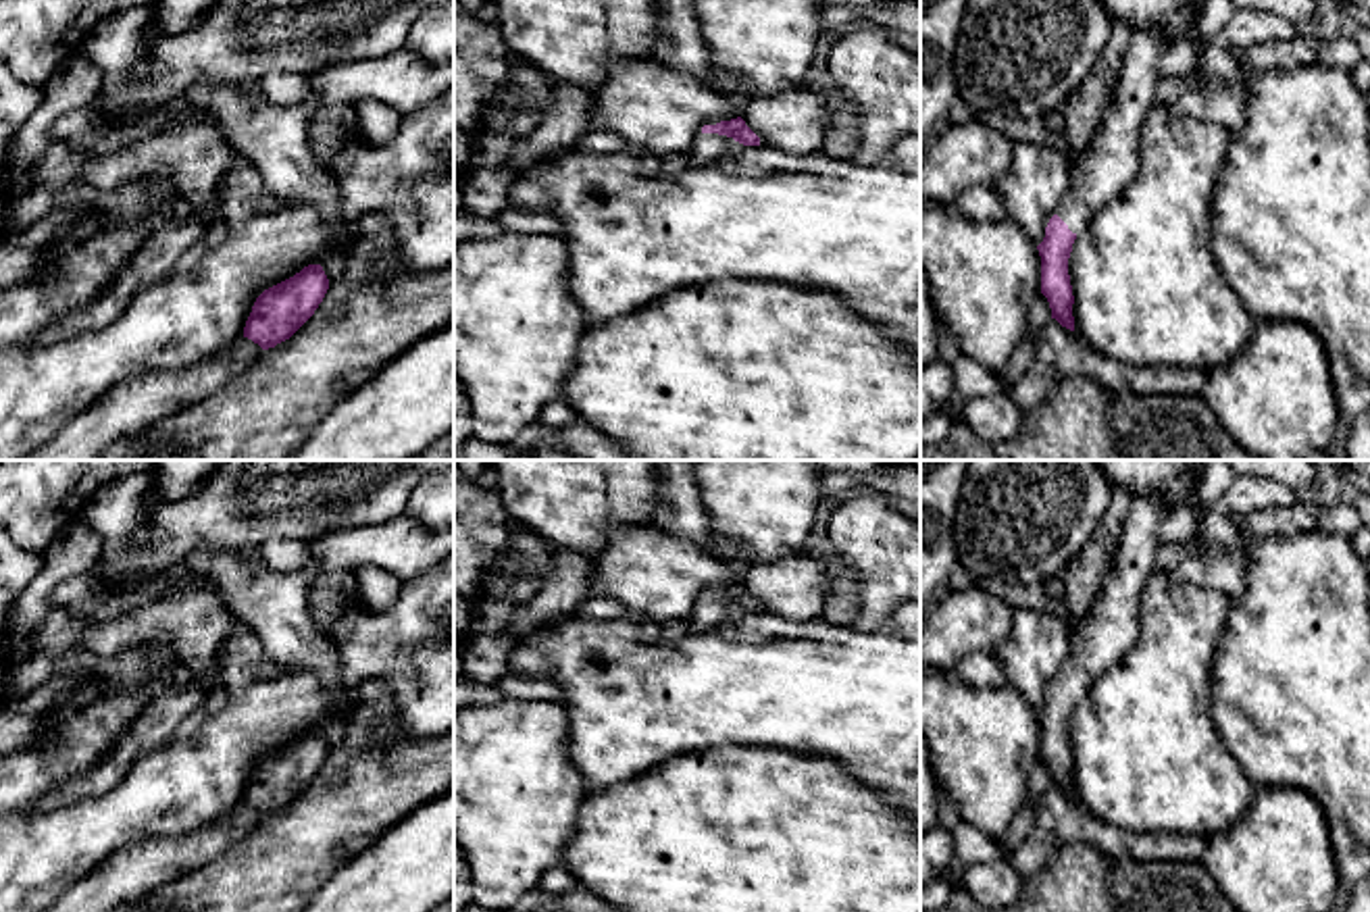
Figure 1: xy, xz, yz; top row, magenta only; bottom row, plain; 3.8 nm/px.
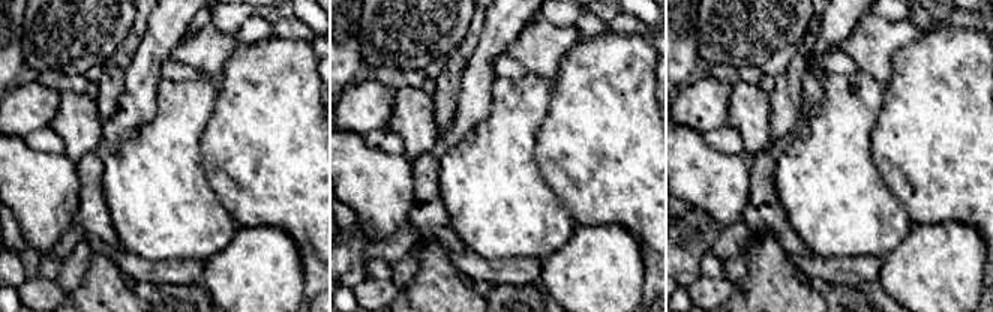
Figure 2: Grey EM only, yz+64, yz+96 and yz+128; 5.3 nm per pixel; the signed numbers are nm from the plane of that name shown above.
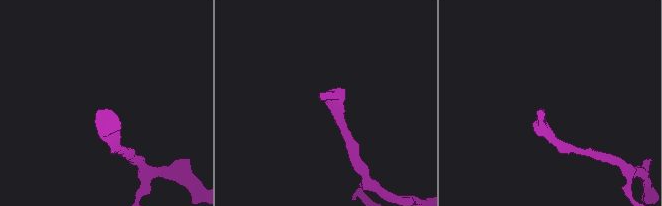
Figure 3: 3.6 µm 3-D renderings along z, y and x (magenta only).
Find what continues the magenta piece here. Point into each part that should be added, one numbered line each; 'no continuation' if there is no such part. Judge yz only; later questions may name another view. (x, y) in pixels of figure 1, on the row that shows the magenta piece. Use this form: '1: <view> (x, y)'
1: yz (1110, 161)

